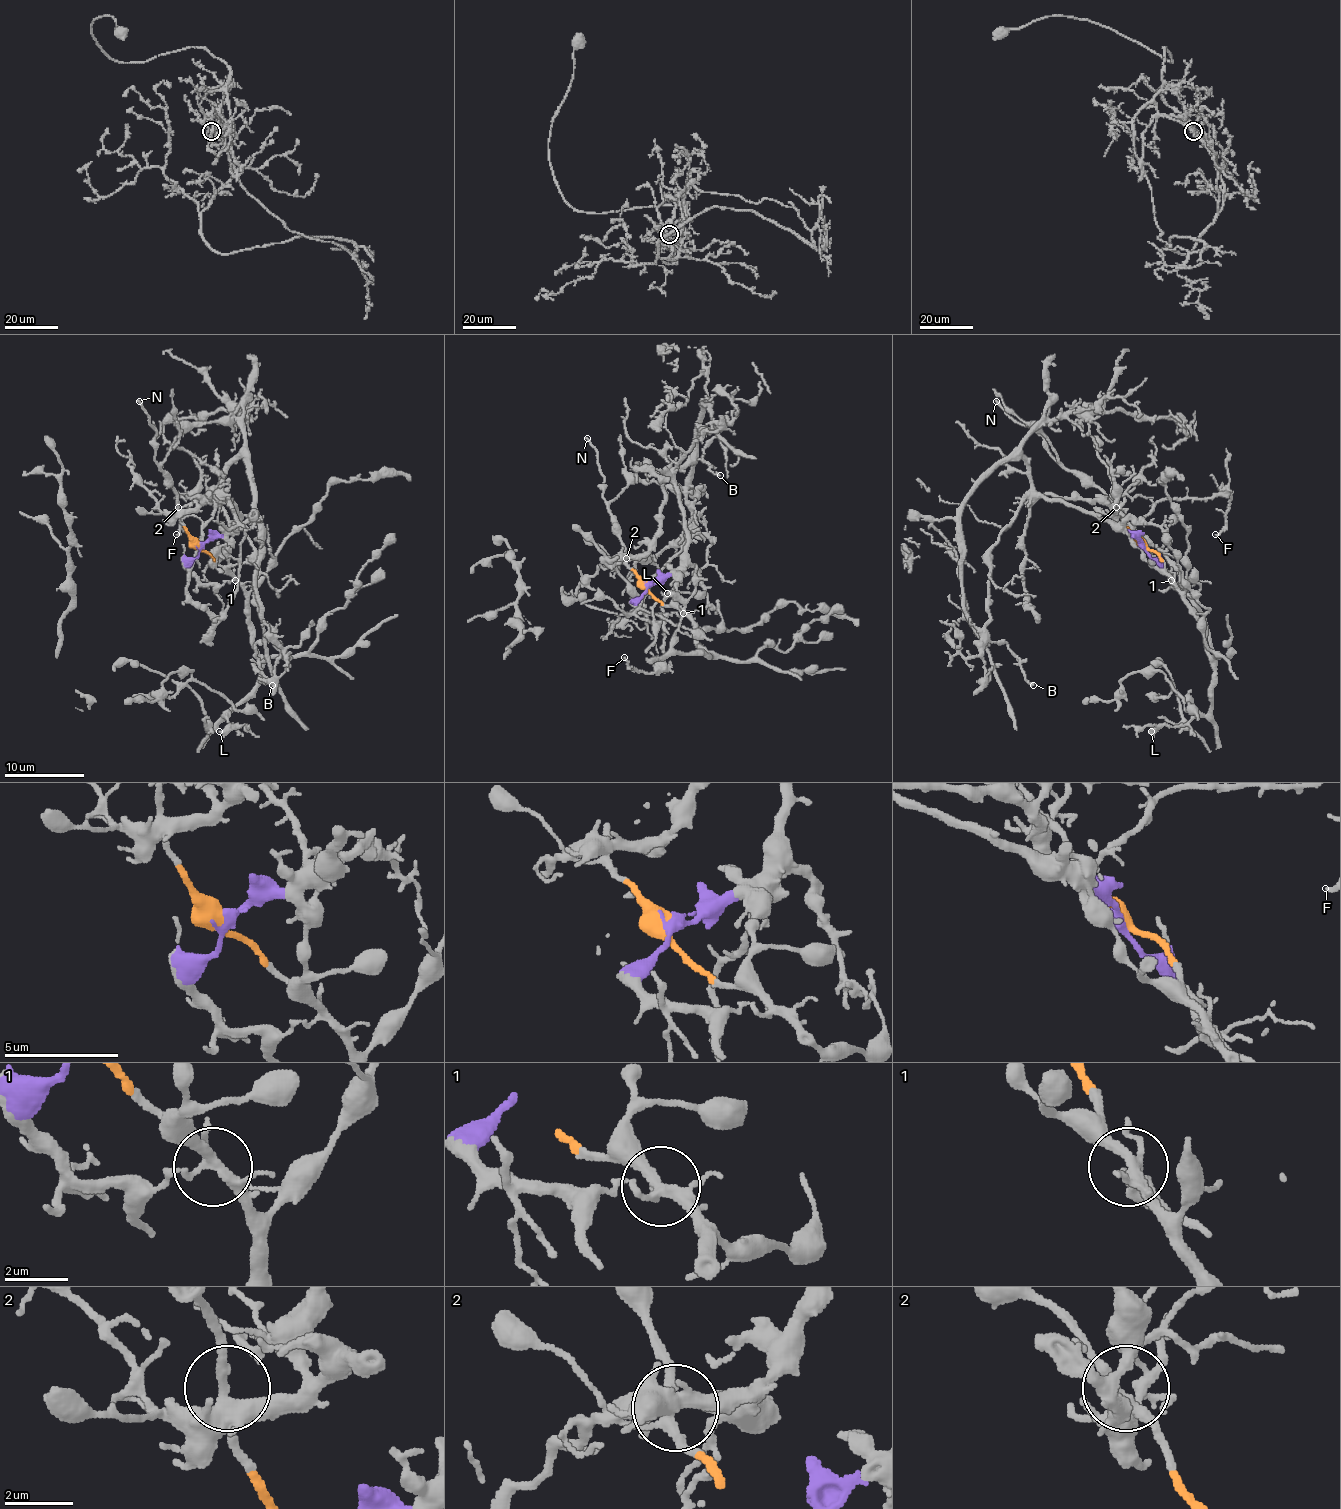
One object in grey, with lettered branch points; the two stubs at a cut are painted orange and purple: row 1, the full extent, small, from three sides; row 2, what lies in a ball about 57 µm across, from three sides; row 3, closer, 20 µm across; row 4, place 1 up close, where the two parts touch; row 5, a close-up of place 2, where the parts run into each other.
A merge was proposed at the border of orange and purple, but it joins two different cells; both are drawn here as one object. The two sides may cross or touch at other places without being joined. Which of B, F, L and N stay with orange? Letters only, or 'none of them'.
L, N

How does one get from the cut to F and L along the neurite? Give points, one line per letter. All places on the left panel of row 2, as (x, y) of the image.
F: (198, 547), (216, 539), (228, 525), (226, 513), (214, 501), (214, 495), (196, 501), (188, 509), (176, 535)
L: (198, 547), (242, 589), (246, 621), (252, 627), (258, 671), (258, 683), (224, 717), (236, 725), (218, 731)

